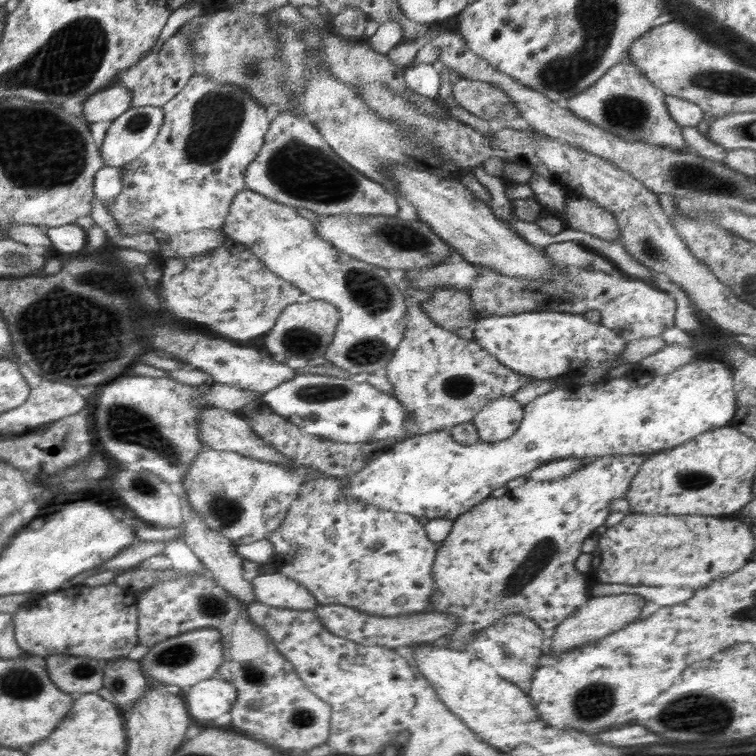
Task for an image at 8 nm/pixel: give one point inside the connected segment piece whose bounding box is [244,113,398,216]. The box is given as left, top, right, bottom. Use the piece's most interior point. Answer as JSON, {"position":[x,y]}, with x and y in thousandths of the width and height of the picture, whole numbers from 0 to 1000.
{"position":[390,220]}

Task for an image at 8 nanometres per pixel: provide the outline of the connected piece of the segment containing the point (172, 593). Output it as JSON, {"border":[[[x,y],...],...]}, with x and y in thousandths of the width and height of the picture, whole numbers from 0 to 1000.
{"border":[[[276,758],[251,759],[206,771],[189,784],[183,784],[183,794],[184,852],[201,856],[216,847],[266,831],[282,831],[292,839],[295,877],[287,885],[287,894],[312,909],[313,925],[303,939],[307,960],[312,966],[331,976],[339,976],[340,980],[347,979],[349,984],[368,987],[373,992],[410,992],[433,981],[437,974],[438,934],[407,913],[392,892],[389,880],[370,865],[354,837],[329,819],[327,796],[312,794],[295,775],[287,772]]]}

